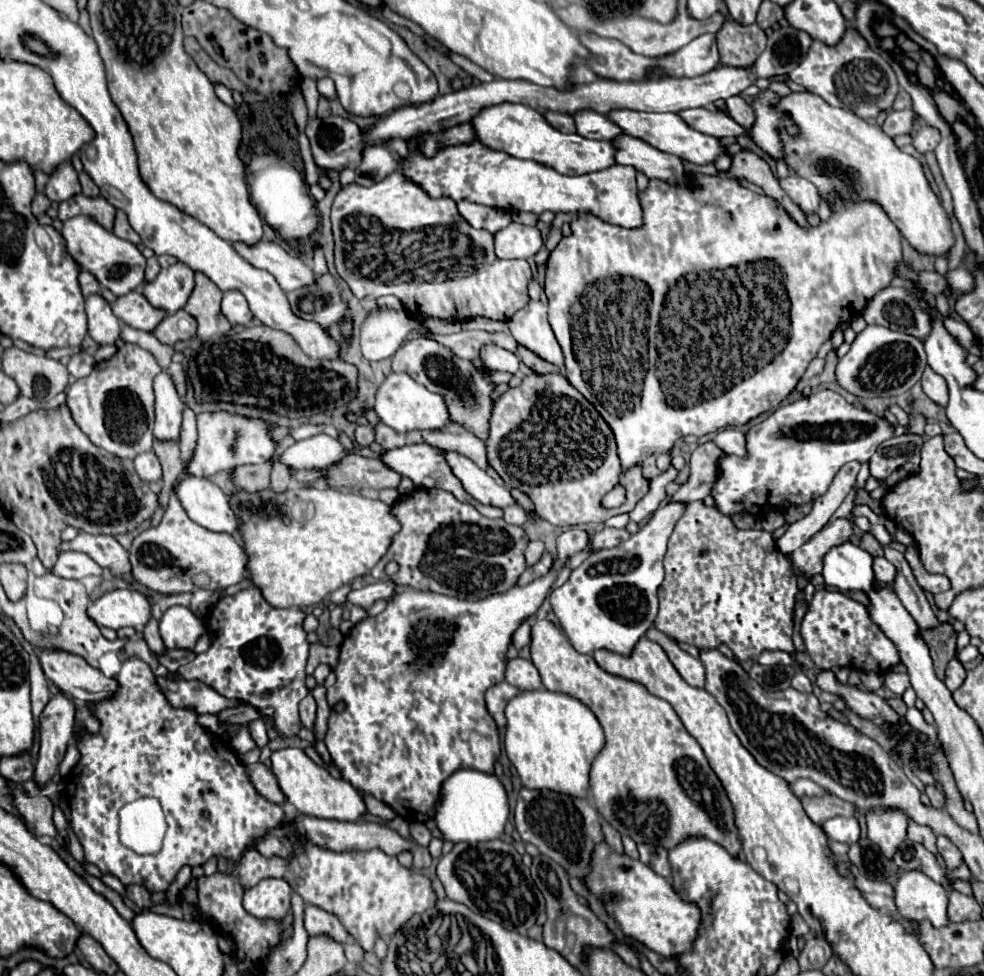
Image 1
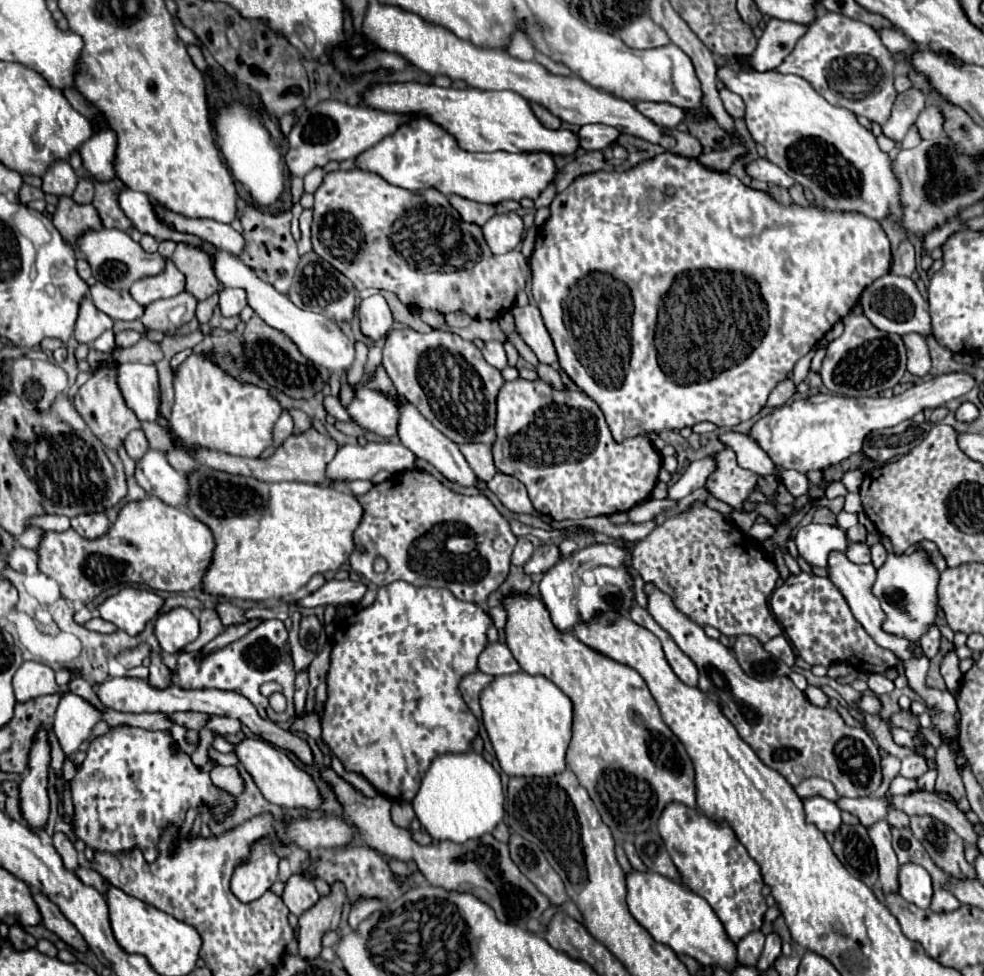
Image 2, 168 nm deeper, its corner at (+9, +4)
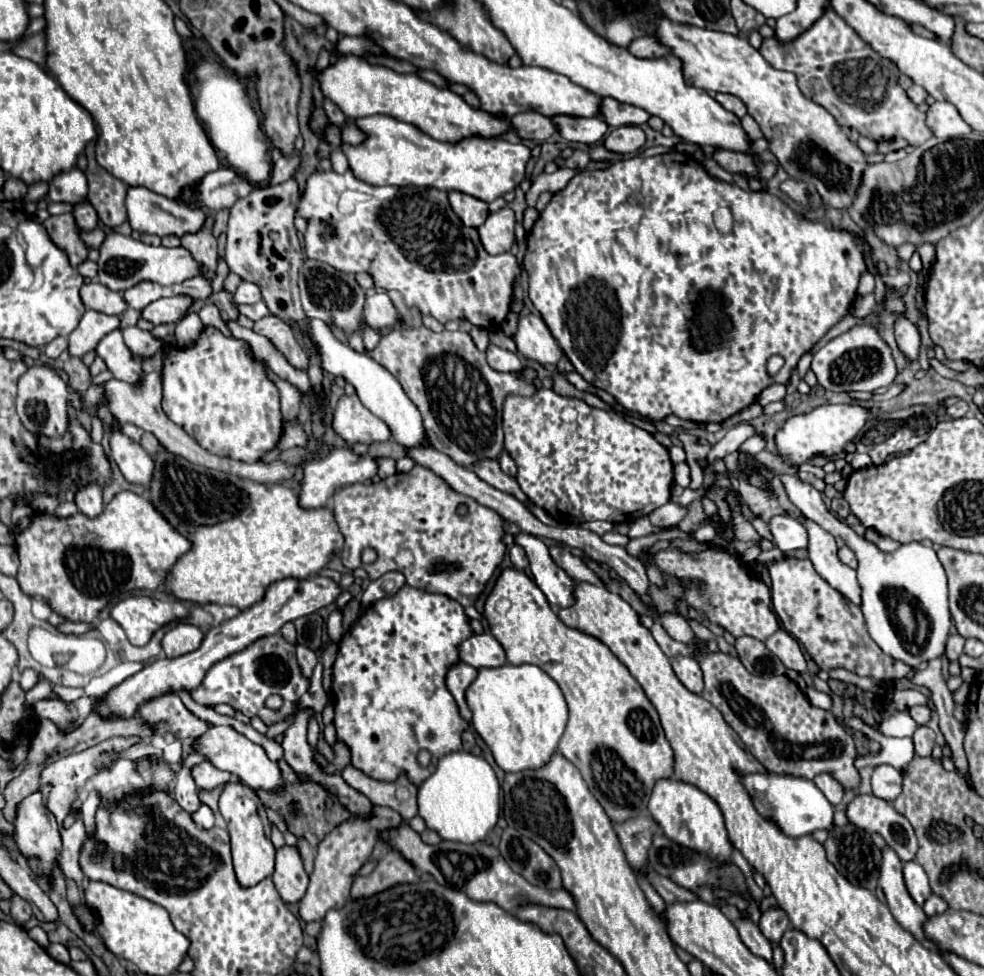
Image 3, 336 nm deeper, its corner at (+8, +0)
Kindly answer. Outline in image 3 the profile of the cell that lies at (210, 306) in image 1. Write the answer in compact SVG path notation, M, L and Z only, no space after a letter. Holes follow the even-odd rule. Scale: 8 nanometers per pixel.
M208 215L204 221L204 227L198 233L182 235L182 247L186 247L196 261L204 265L202 275L214 279L216 275L216 261L218 261L218 249L216 249L216 237L212 235L214 217Z

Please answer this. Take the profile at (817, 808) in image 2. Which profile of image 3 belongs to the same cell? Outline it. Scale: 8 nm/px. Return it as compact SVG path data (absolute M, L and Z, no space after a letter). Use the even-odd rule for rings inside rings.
M764 771L764 773L746 773L740 775L740 781L744 785L744 789L750 793L756 811L776 823L776 827L796 839L802 835L812 835L816 829L832 829L832 815L834 815L834 807L830 805L830 801L822 795L822 791L814 785L814 781L810 779L800 779L796 775L776 775L772 771ZM756 791L764 791L768 793L768 801L772 805L772 809L766 809L758 797L754 797Z

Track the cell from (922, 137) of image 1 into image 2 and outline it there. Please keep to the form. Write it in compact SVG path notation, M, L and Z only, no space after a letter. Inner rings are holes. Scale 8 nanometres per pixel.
M927 105L919 117L917 117L917 131L921 135L921 139L933 139L933 137L939 137L943 133L943 117L941 117L941 111L937 107L931 107Z

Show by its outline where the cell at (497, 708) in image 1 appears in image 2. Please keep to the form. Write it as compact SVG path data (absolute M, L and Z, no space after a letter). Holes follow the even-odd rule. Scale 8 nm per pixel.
M477 671L477 673L471 673L471 675L463 677L463 681L459 683L459 691L461 691L465 703L469 705L469 709L473 711L473 715L477 719L481 719L481 715L483 715L483 711L479 707L479 695L491 683L491 679L493 679L493 675Z

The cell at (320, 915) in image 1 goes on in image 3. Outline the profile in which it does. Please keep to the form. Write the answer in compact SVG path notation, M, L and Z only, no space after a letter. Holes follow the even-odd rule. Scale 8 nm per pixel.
M284 845L276 849L276 867L272 873L272 881L286 903L296 903L304 897L308 875L302 867L302 857L296 847Z

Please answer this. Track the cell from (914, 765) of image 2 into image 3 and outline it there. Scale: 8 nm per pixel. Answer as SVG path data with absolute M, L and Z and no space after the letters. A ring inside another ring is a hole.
M918 727L914 733L914 745L916 745L916 753L920 757L928 757L932 753L936 741L936 733L930 727Z

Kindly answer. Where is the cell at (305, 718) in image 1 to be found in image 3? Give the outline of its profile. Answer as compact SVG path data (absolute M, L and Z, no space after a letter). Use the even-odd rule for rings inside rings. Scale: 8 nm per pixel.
M296 645L296 657L298 657L298 663L300 663L302 673L304 673L306 677L310 677L310 675L312 675L312 669L314 669L314 665L316 665L316 661L318 661L316 653L314 653L312 649L304 647L304 645Z

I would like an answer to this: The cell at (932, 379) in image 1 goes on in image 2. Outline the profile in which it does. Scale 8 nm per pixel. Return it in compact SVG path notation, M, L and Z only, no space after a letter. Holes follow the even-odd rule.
M909 333L903 337L905 347L907 347L907 371L915 377L925 377L931 371L931 357L929 357L929 349L927 343L921 335L917 333Z

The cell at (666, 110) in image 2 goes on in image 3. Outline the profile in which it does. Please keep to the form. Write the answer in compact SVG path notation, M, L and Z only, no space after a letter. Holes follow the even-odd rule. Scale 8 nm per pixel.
M602 97L604 103L604 115L600 115L610 127L620 127L620 125L642 125L648 121L648 113L640 107L632 107L626 103L620 103L612 97Z

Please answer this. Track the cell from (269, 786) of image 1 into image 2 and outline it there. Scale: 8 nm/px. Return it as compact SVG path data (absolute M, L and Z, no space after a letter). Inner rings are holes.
M217 765L211 771L211 779L213 779L213 783L219 789L223 789L223 791L227 791L231 795L241 795L245 791L245 781L243 781L243 777L241 777L241 773L239 773L237 767Z

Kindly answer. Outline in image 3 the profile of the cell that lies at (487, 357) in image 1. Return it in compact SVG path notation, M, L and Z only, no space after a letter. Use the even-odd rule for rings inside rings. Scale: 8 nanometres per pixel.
M488 345L486 355L488 355L488 365L496 371L506 371L508 373L508 371L520 371L520 367L522 367L518 355L512 353L512 351L506 351L502 347Z

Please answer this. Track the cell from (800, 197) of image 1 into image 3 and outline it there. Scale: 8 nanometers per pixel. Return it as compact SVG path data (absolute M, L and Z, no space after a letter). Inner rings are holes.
M716 149L712 153L712 159L730 173L748 173L750 177L758 175L758 167L750 155L728 151L728 149Z

